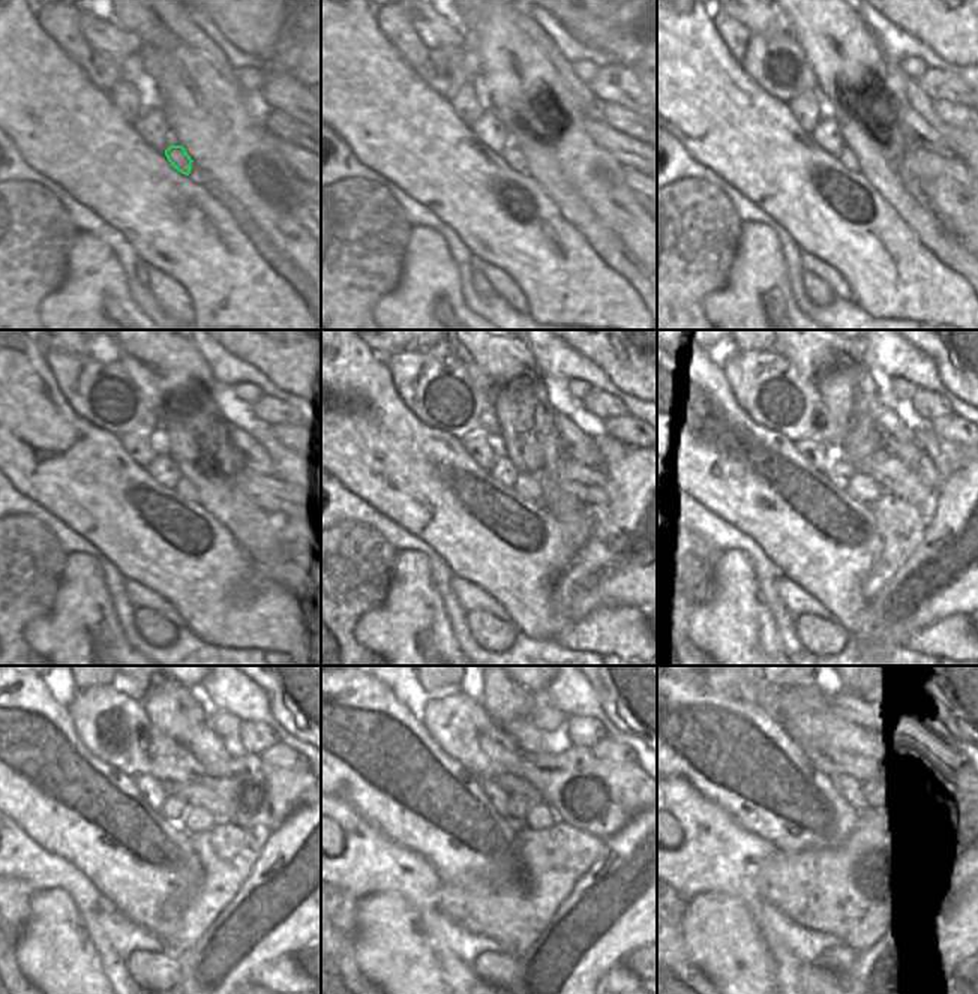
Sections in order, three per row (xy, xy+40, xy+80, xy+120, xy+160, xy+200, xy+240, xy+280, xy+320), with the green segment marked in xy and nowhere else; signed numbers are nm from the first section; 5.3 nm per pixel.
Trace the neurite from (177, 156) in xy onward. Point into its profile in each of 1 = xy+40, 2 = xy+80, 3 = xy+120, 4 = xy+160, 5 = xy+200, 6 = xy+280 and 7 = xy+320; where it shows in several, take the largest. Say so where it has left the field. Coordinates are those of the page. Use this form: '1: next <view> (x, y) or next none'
1: next xy+40 (513, 158)
2: next xy+80 (848, 156)
3: next xy+120 (185, 486)
4: next xy+160 (528, 488)
5: next xy+200 (864, 488)
6: next xy+280 (539, 816)
7: next xy+320 (878, 811)

